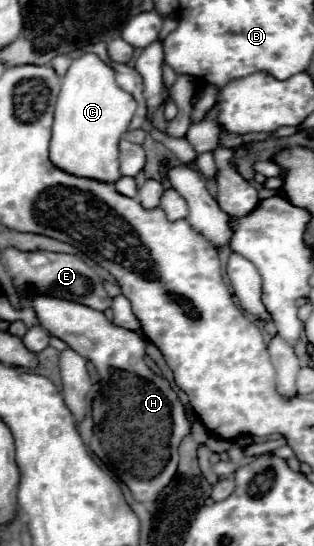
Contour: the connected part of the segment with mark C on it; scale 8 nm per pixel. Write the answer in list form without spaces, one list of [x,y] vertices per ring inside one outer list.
[[[88,52],[72,60],[62,78],[62,90],[54,112],[50,144],[50,158],[54,166],[68,170],[68,174],[116,182],[122,176],[118,170],[118,142],[128,130],[134,110],[134,98],[116,84],[116,72],[96,54]]]

